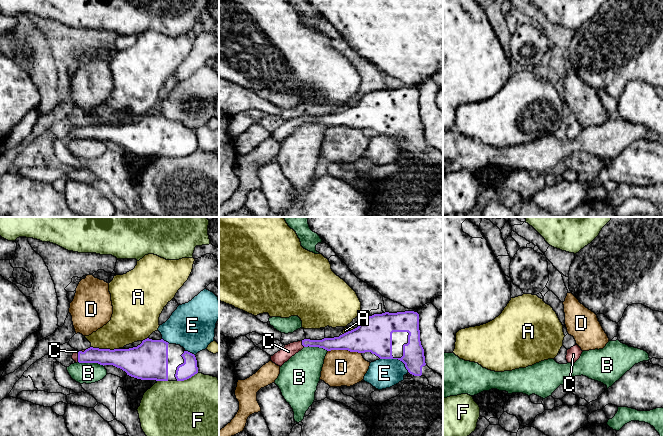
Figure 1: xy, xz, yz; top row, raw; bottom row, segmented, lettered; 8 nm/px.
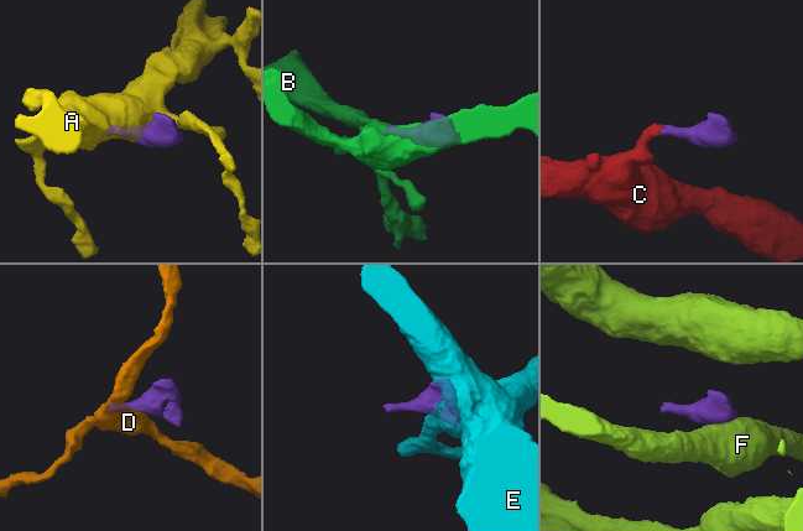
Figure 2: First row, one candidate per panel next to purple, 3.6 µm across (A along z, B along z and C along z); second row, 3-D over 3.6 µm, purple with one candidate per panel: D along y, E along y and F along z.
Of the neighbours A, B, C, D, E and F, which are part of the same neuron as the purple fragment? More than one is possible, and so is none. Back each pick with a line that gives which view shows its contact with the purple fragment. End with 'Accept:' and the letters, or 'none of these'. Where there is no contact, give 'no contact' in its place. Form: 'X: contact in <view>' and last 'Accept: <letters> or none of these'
C: contact in xz
Accept: C

